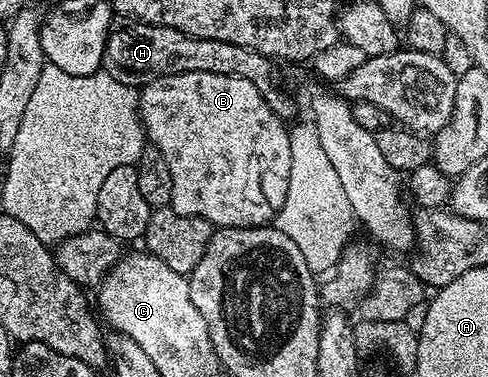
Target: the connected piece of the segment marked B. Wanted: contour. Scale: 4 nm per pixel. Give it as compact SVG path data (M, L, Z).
M179 73L159 77L139 91L141 126L148 142L163 153L171 169L173 210L203 217L214 228L263 227L274 222L287 197L291 177L290 128L269 108L251 81L219 73Z

